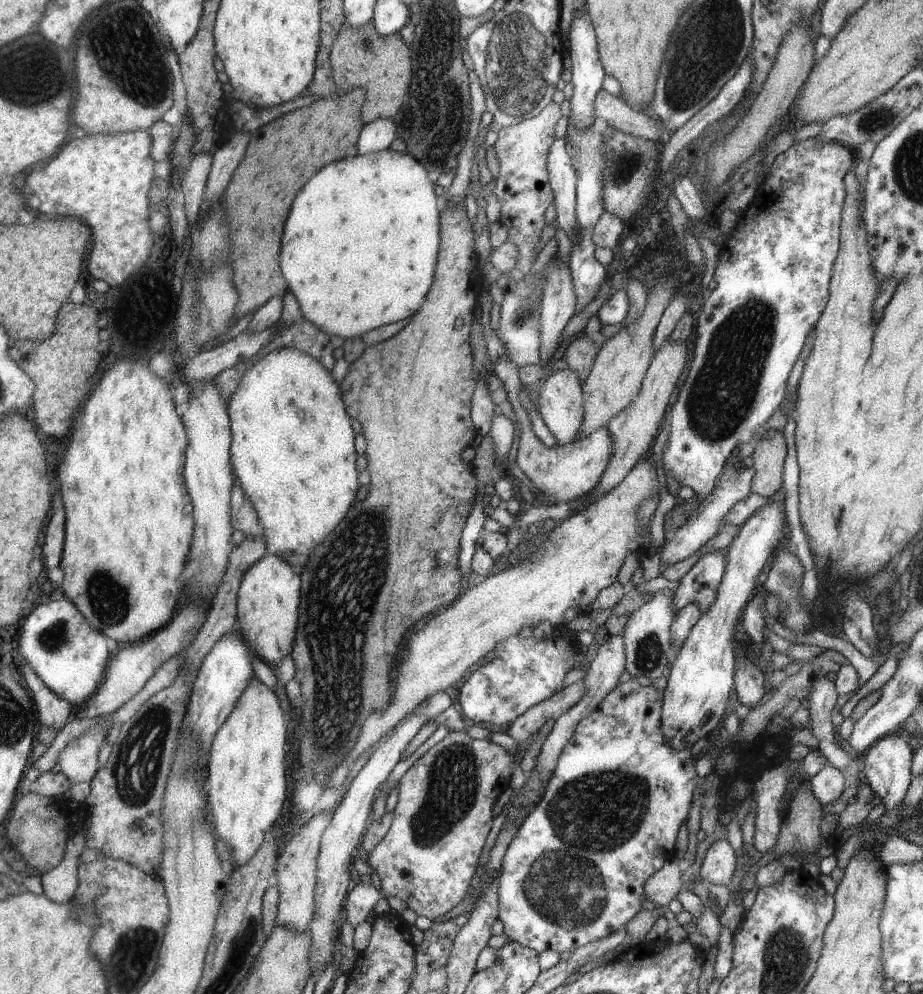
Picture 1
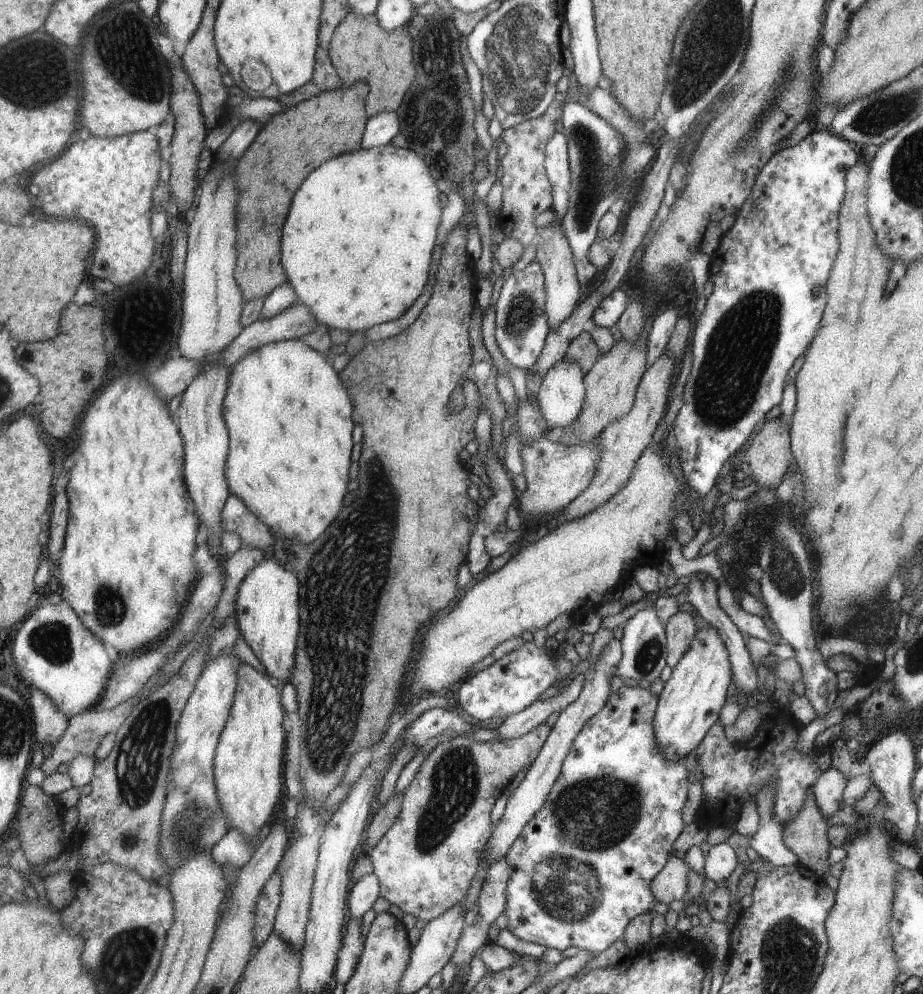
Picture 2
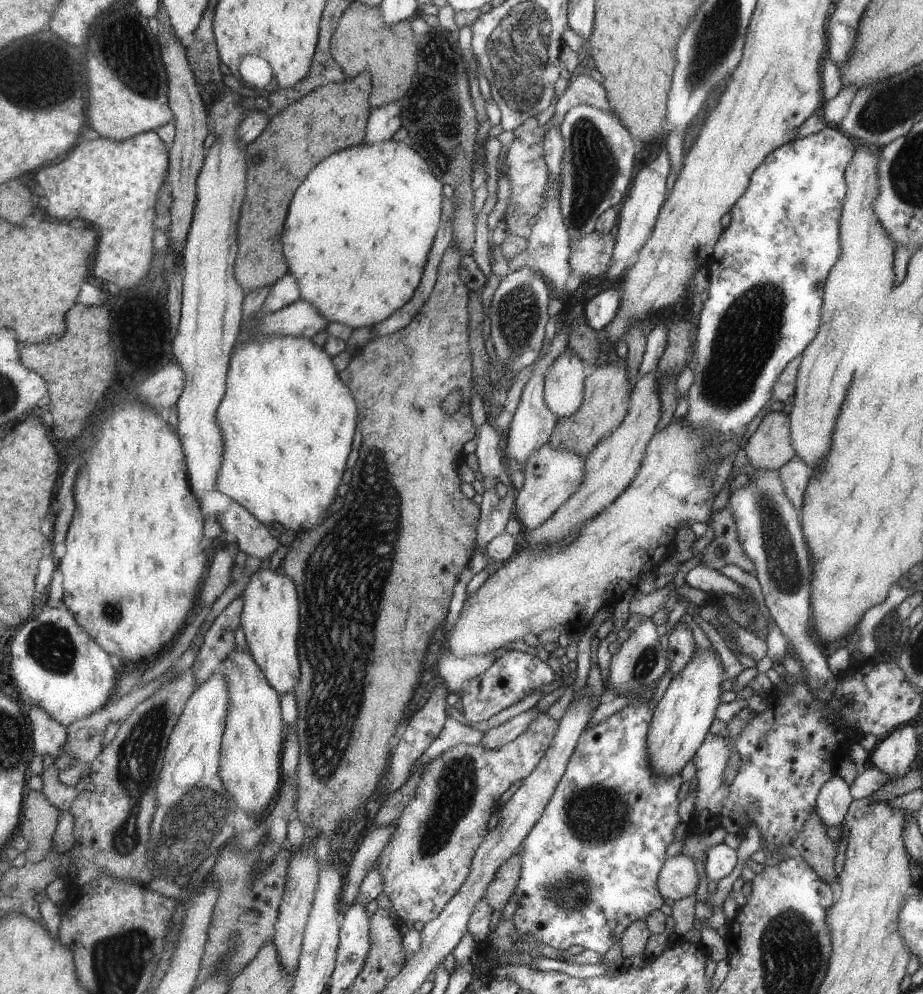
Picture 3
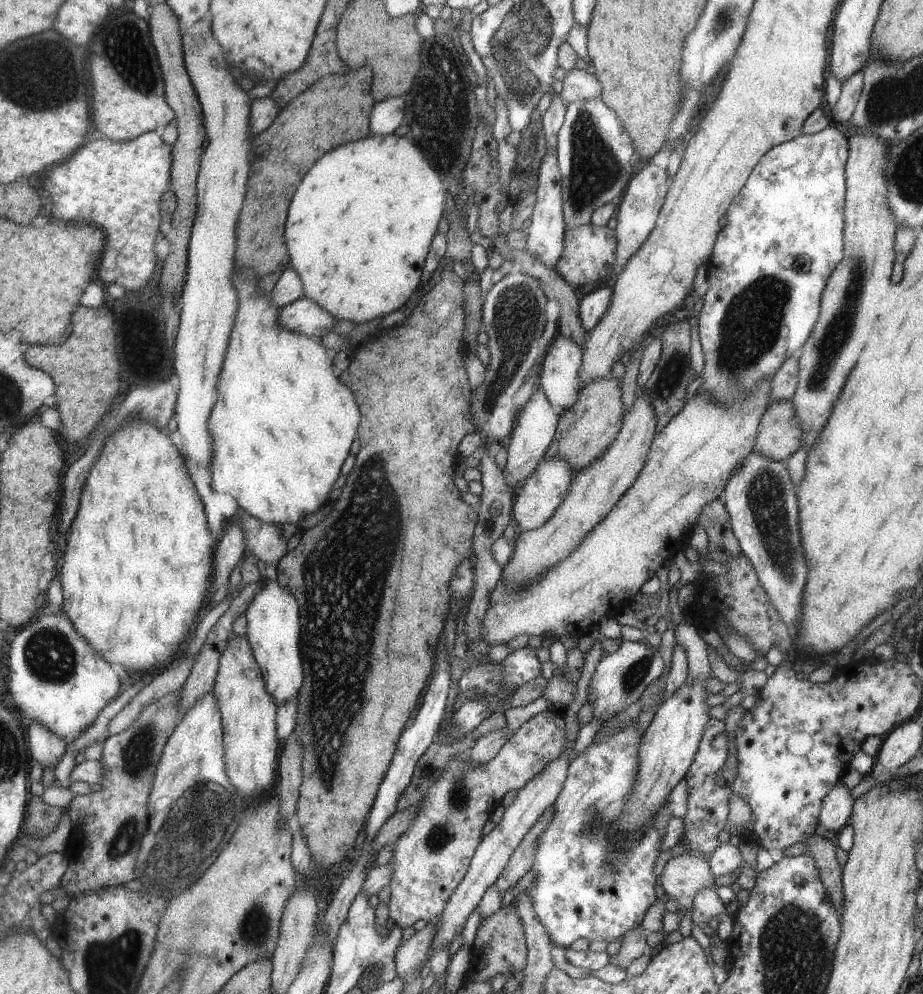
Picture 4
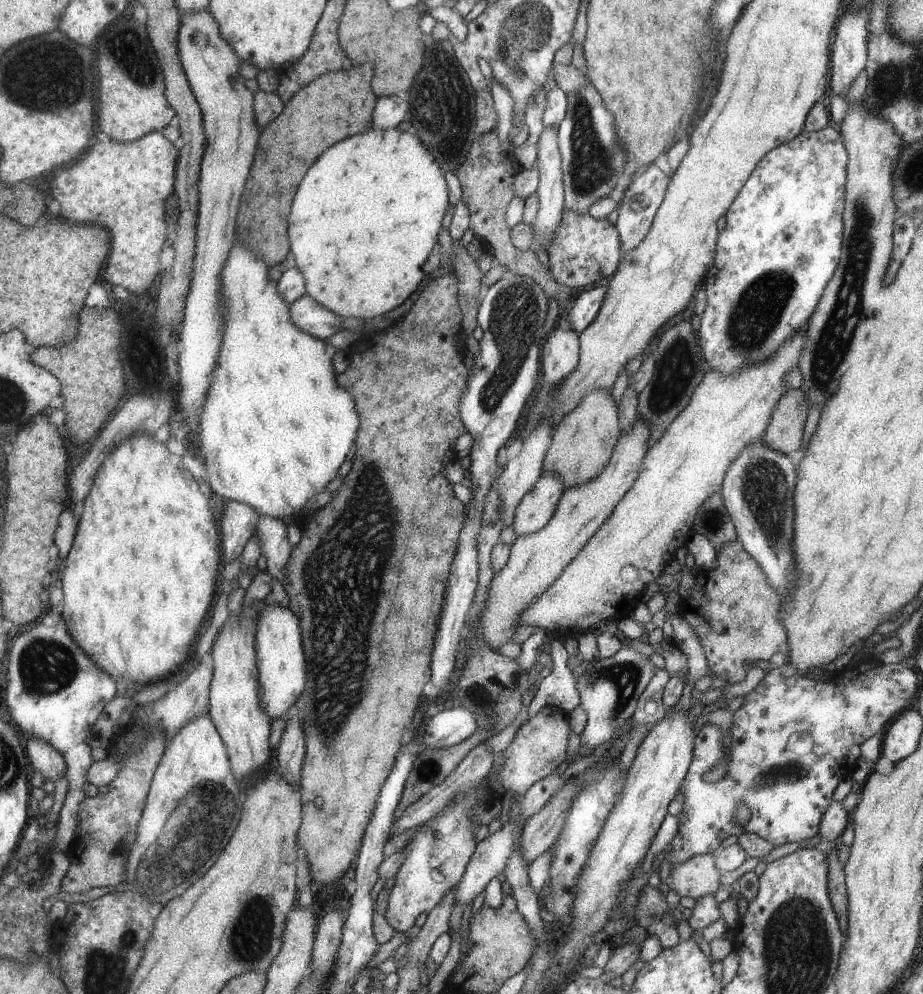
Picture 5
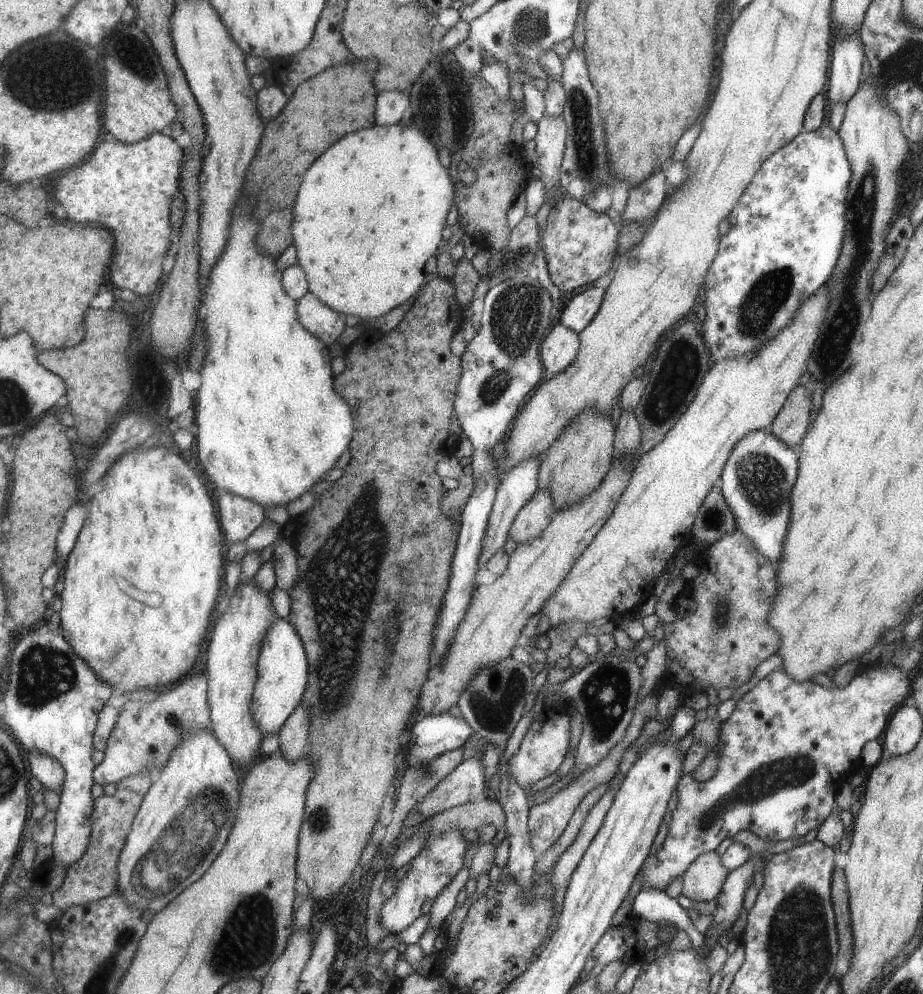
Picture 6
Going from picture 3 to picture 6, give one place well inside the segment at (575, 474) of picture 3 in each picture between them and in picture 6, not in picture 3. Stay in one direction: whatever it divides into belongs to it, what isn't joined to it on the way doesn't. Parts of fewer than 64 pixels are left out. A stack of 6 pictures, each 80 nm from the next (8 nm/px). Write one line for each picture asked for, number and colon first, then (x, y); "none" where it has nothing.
4: (544, 489)
5: (534, 510)
6: (533, 517)

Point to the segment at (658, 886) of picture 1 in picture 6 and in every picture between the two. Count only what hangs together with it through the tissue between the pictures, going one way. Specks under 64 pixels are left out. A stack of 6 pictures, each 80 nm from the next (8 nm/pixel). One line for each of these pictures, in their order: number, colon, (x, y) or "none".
2: (670, 884)
3: (678, 878)
4: (683, 875)
5: (698, 876)
6: (701, 882)

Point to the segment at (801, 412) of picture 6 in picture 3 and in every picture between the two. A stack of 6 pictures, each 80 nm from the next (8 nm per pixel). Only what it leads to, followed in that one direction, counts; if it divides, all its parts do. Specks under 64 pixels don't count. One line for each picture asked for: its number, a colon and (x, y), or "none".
3: (768, 446)
4: (779, 435)
5: (784, 432)

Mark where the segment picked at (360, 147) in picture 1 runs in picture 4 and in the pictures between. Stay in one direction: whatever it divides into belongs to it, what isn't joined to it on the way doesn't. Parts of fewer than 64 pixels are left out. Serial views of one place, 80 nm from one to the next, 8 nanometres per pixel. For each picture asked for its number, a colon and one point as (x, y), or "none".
2: (381, 127)
3: (384, 121)
4: (387, 114)

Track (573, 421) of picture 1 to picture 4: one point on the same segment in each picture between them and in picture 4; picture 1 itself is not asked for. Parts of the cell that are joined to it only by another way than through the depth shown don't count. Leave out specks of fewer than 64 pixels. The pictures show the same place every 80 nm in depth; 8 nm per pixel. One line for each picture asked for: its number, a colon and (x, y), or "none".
2: (560, 397)
3: (563, 381)
4: (558, 372)

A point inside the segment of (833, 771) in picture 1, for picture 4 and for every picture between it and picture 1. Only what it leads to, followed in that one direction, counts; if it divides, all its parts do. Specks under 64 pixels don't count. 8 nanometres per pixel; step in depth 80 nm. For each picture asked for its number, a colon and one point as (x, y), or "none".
2: (827, 791)
3: (833, 801)
4: (835, 812)

